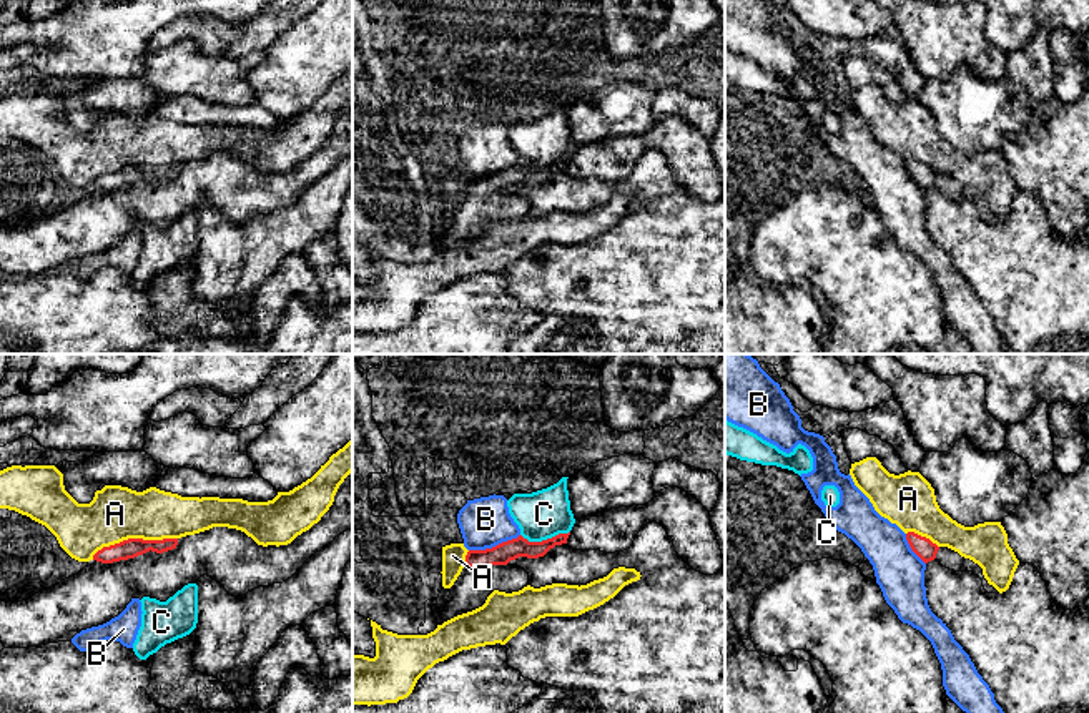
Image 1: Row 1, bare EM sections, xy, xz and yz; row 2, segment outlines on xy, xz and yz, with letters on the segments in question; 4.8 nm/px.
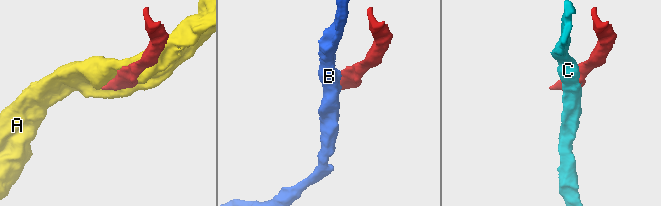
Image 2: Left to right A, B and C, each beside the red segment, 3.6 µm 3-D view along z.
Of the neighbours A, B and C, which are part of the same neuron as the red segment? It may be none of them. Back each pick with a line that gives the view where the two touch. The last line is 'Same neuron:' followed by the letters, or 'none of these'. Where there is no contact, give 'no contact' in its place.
Same neuron: none of these

